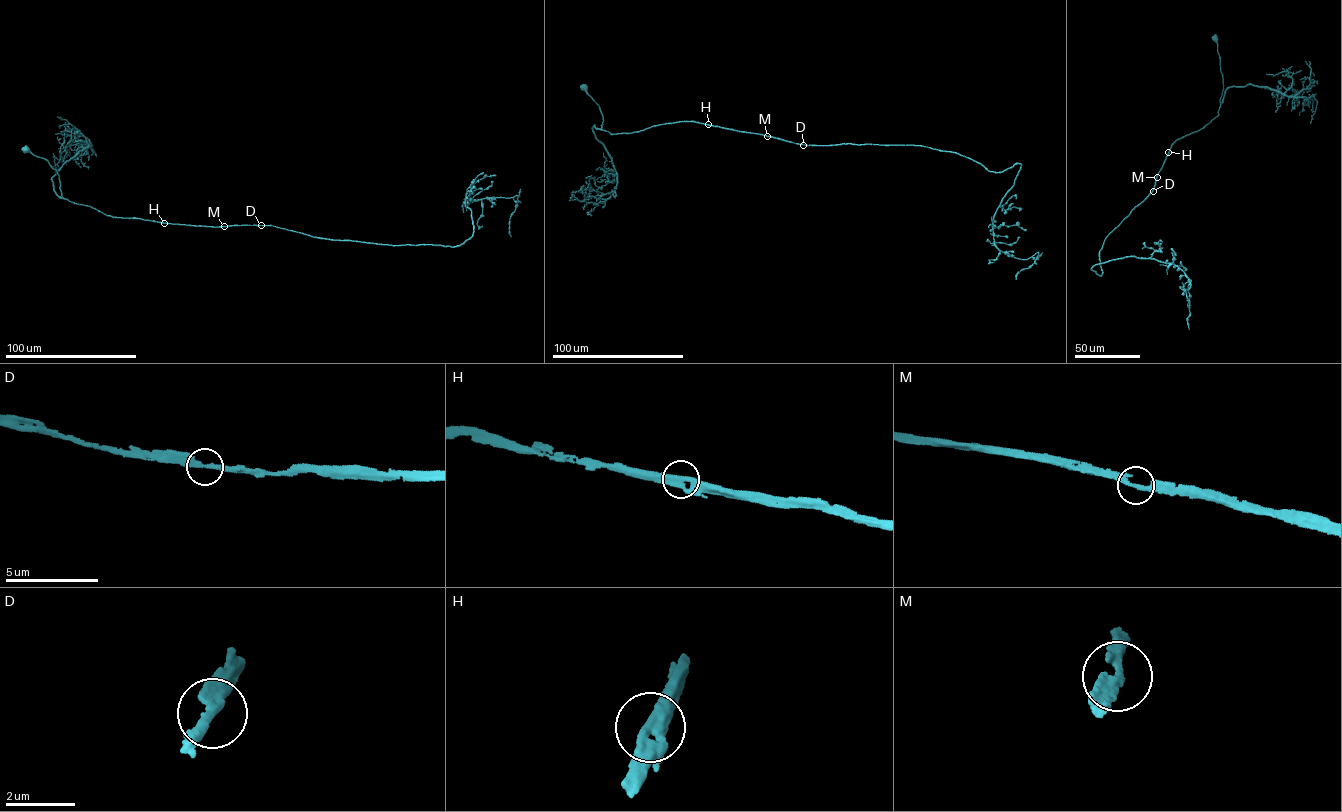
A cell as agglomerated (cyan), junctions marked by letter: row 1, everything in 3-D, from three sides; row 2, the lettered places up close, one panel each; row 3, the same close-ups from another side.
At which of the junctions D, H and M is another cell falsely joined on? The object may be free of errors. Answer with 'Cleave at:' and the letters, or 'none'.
Cleave at: none

